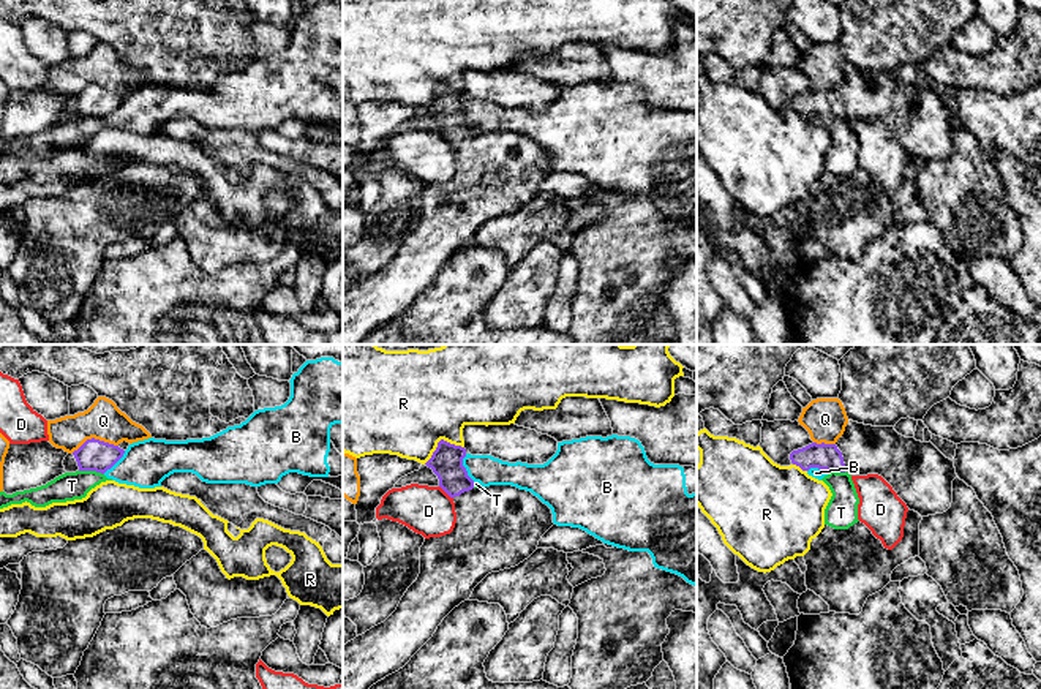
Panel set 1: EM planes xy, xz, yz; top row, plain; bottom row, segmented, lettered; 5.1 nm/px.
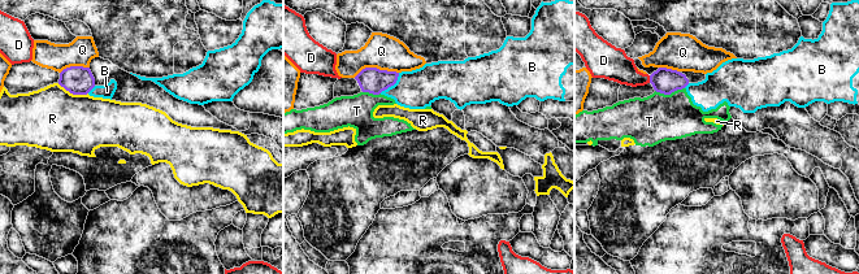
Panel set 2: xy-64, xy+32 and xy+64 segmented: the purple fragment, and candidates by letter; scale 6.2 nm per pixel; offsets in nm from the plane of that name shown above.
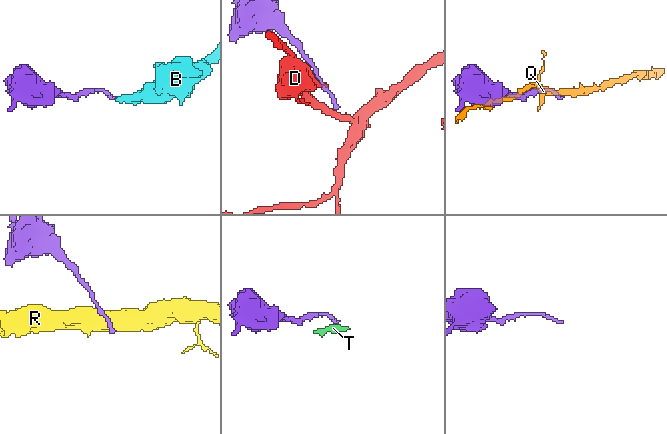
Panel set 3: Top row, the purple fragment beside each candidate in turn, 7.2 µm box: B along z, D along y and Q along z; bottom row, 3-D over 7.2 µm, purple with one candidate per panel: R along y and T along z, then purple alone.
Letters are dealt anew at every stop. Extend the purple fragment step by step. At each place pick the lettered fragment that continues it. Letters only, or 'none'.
none

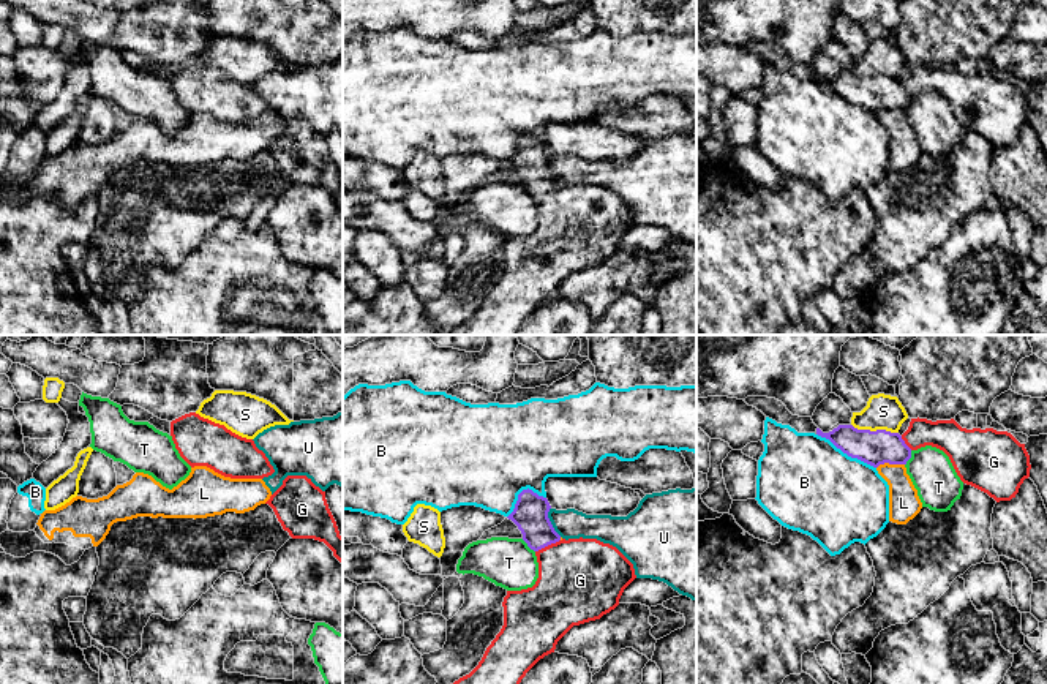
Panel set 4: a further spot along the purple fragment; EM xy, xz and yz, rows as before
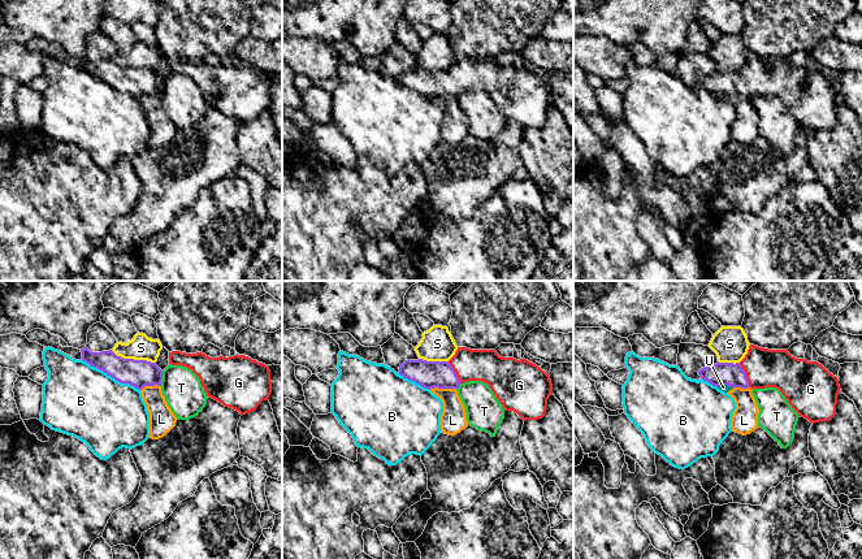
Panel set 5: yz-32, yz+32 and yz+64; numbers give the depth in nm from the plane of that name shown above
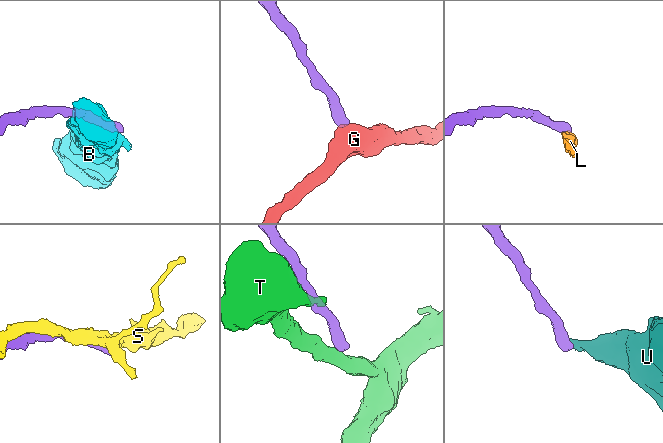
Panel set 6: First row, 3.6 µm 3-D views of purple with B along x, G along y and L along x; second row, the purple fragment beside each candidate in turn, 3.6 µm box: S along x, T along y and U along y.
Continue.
G

